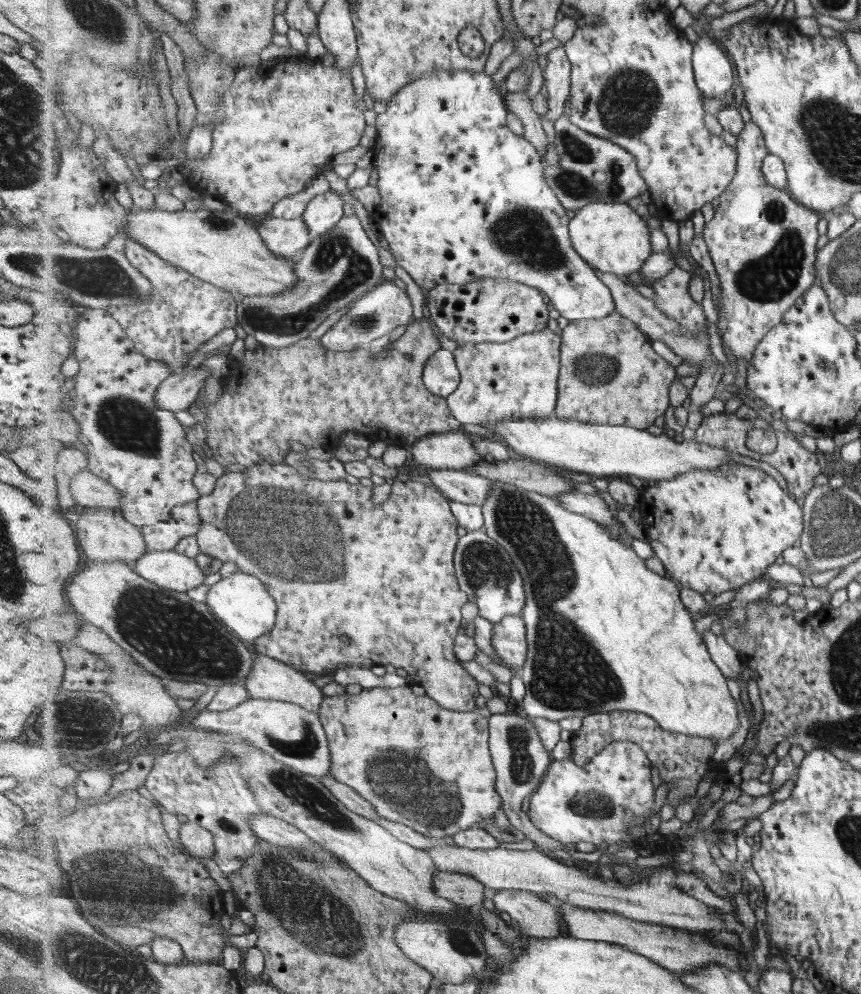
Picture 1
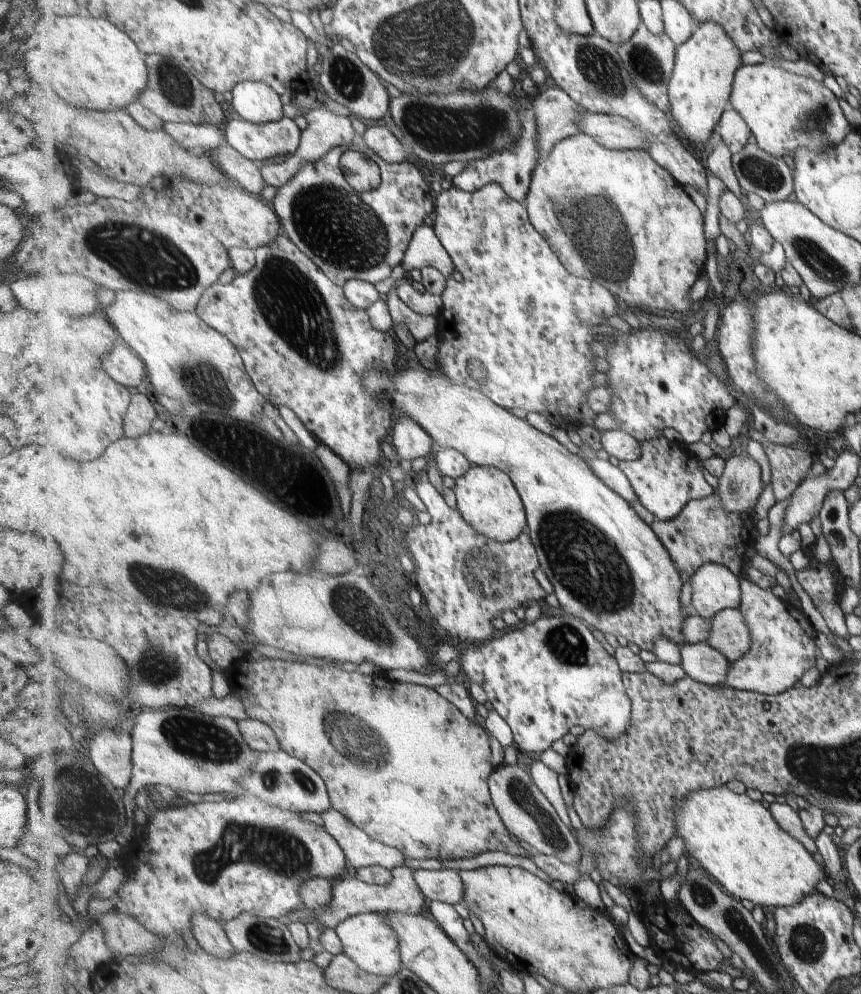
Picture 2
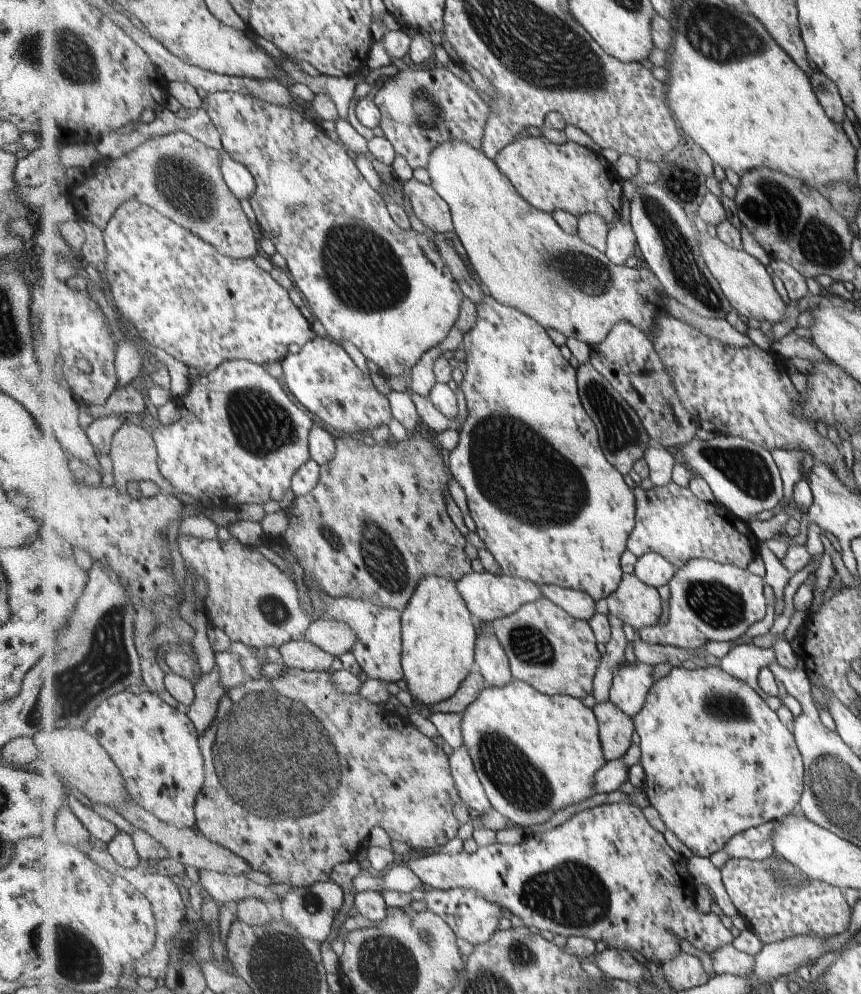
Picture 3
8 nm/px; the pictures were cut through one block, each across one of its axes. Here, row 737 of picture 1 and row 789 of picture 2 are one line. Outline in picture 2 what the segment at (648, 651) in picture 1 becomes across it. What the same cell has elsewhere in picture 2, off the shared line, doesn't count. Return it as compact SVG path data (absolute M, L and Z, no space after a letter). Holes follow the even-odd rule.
M723 785L711 790L691 792L675 804L677 836L684 840L684 851L690 861L698 862L710 872L729 894L740 900L750 900L762 908L797 906L801 900L817 892L815 886L822 880L831 881L823 863L813 860L810 851L801 841L785 832L771 812L749 794L733 792Z

